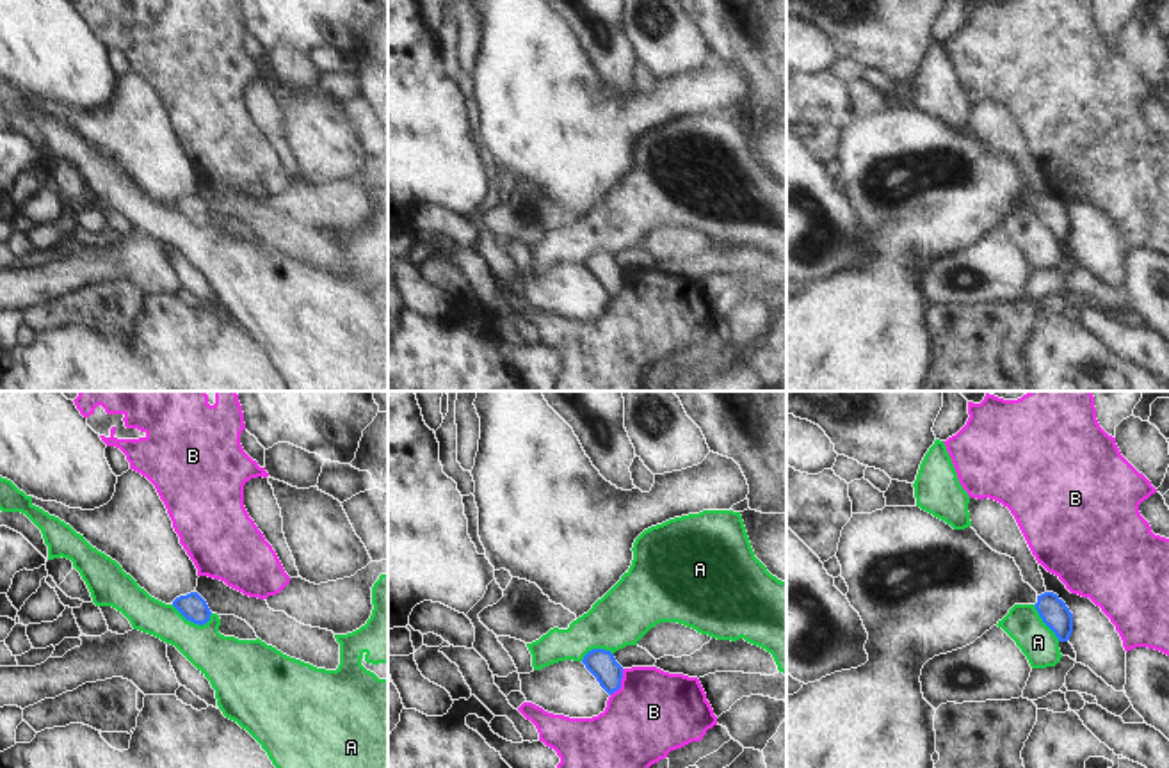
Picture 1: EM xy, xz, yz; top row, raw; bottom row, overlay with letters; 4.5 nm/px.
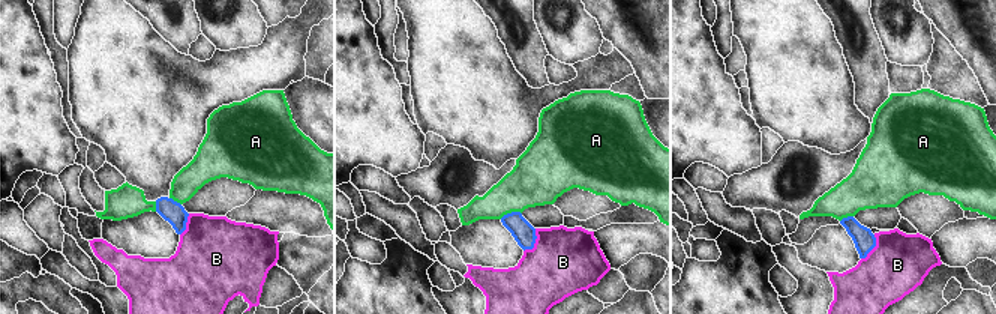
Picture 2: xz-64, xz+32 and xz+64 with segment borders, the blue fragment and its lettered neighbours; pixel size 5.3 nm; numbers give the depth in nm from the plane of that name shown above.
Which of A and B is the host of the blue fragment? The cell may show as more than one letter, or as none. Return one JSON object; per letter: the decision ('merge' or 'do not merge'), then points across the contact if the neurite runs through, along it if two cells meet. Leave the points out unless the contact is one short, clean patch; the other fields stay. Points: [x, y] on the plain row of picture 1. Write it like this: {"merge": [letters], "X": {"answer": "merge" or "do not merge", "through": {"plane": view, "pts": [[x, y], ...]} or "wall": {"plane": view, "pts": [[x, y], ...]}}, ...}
{"merge": [], "A": {"answer": "do not merge", "wall": {"plane": "xy", "pts": [[171, 207], [200, 226], [212, 216]]}}, "B": {"answer": "do not merge", "wall": {"plane": "xz", "pts": [[623, 271], [620, 288], [611, 297]]}}}

